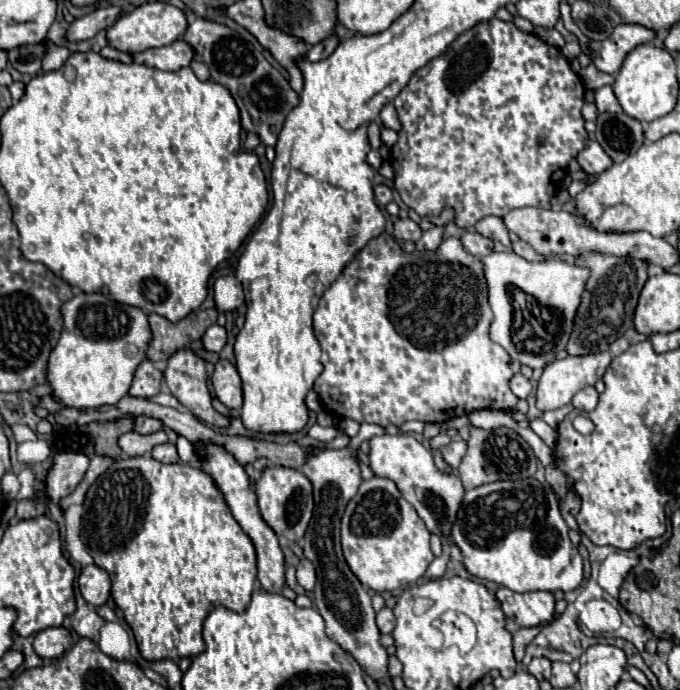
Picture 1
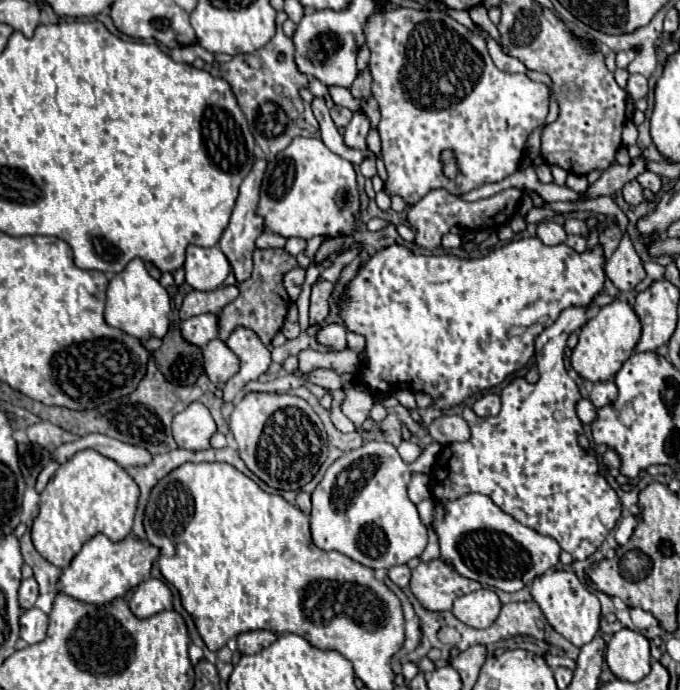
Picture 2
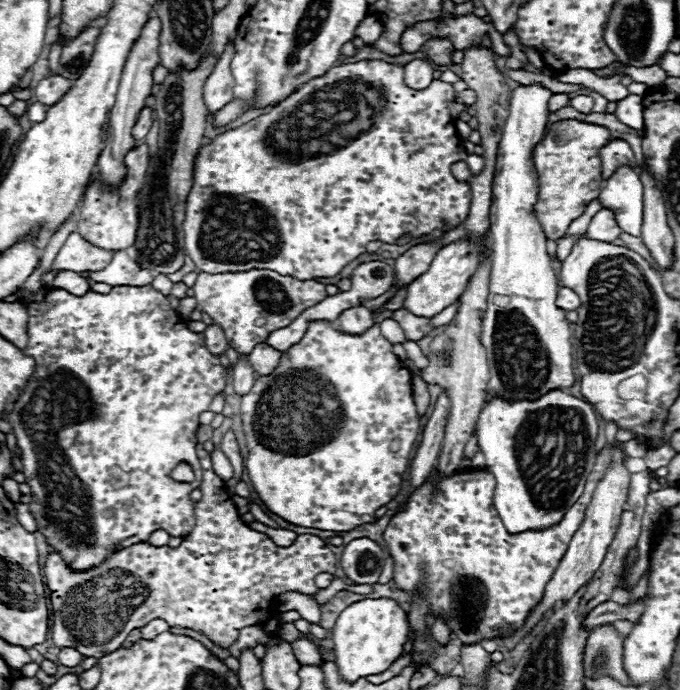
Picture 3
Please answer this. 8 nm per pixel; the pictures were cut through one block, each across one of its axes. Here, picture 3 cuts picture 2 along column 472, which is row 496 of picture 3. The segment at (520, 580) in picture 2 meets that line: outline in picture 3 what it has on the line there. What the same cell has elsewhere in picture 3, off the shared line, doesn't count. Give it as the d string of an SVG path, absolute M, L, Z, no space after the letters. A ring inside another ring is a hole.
M552 390L536 402L504 402L494 398L478 416L478 444L486 458L486 470L496 478L494 506L510 534L544 530L558 524L566 510L582 496L588 474L594 468L598 422L592 404L578 400L562 390Z

